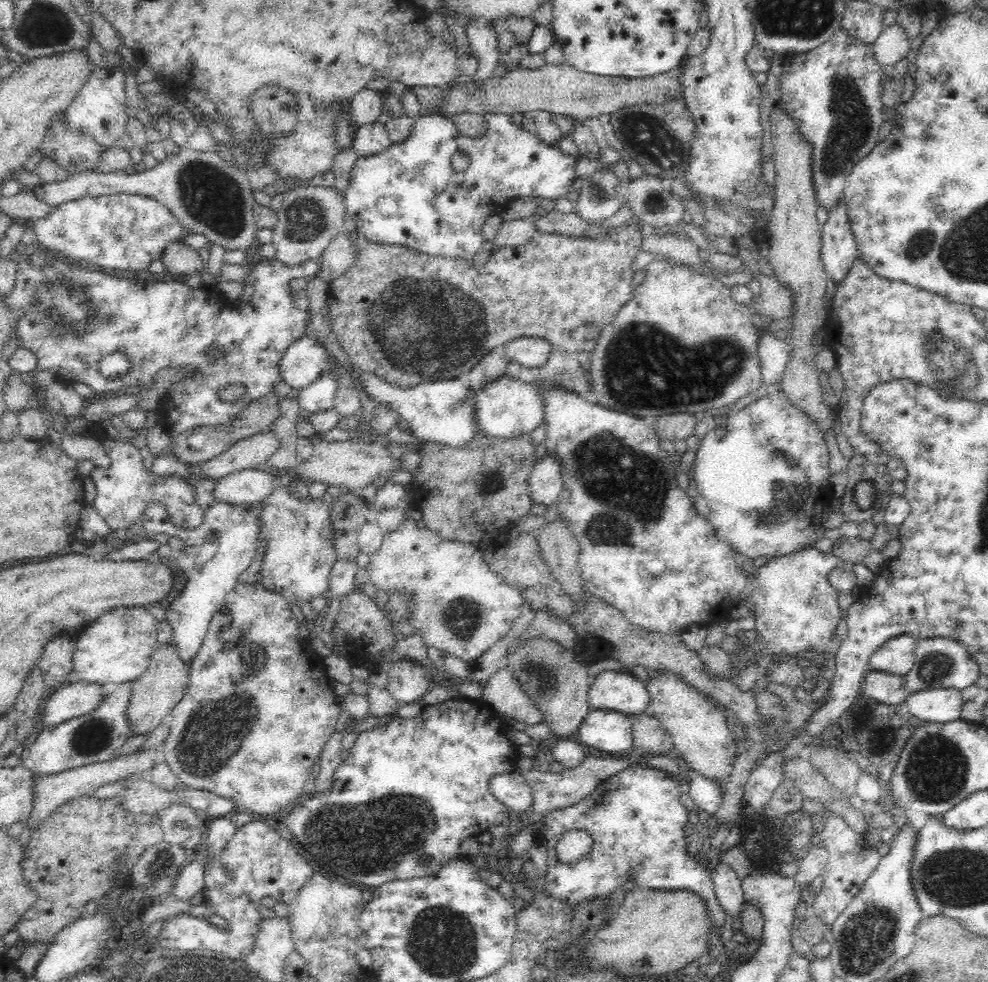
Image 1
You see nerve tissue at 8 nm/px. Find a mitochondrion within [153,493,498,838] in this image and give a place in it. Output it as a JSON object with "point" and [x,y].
{"point":[213,734]}

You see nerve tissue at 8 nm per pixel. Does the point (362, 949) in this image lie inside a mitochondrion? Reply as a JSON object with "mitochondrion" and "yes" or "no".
{"mitochondrion":"no"}

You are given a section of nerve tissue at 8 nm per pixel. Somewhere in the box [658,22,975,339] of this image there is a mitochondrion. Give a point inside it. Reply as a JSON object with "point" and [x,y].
{"point":[850,129]}

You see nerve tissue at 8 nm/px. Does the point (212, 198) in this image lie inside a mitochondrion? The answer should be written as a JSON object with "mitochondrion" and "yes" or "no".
{"mitochondrion":"yes"}

